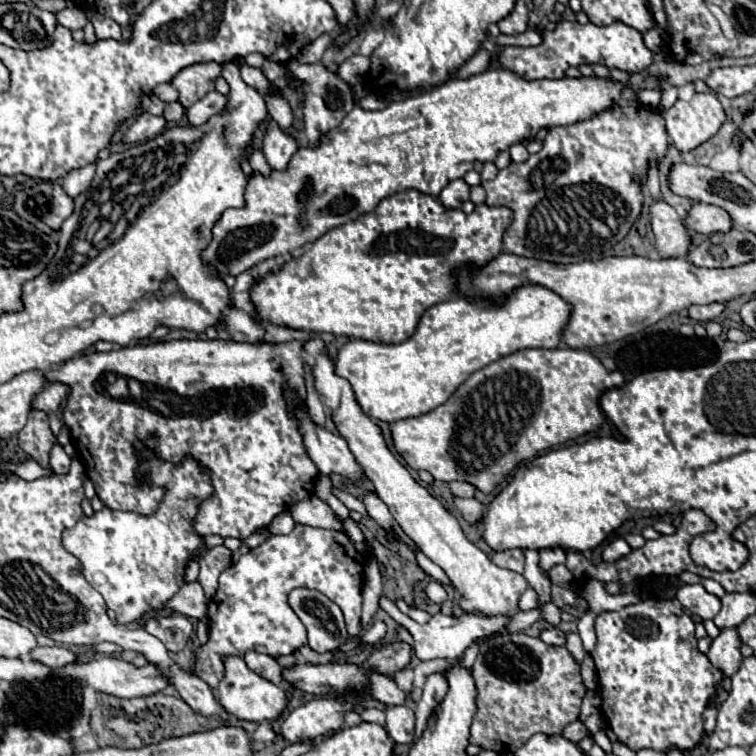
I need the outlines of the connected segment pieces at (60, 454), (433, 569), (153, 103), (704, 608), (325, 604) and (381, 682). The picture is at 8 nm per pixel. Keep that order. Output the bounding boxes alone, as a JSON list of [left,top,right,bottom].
[[50,443,70,473],[416,551,452,585],[140,93,164,115],[676,585,720,621],[290,589,348,653],[370,675,406,707]]

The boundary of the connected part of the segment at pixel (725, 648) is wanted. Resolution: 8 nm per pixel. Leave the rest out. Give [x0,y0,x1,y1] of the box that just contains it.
[708,629,742,677]

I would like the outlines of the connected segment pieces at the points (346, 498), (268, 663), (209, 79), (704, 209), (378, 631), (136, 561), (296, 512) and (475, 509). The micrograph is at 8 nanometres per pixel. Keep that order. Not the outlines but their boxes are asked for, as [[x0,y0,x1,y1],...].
[[332,487,370,519],[244,651,286,685],[170,63,222,109],[684,203,732,235],[360,621,386,643],[62,449,214,625],[290,495,342,531],[454,497,484,527]]

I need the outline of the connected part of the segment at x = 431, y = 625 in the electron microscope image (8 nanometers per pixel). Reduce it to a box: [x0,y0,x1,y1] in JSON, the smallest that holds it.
[380,597,510,661]

